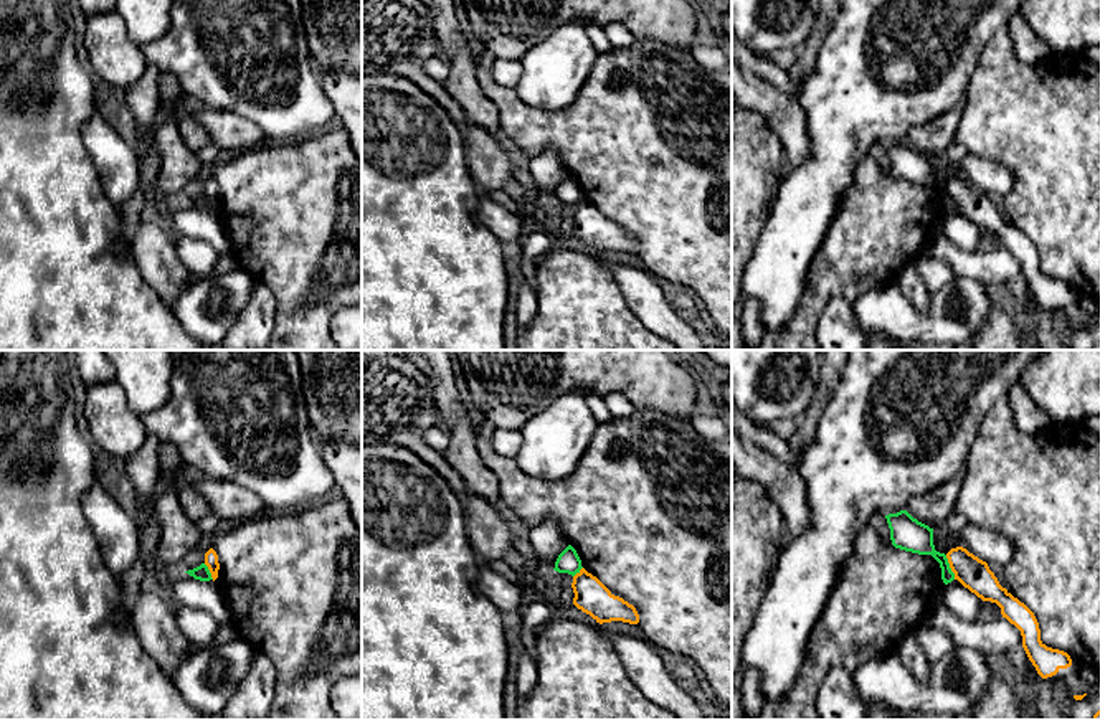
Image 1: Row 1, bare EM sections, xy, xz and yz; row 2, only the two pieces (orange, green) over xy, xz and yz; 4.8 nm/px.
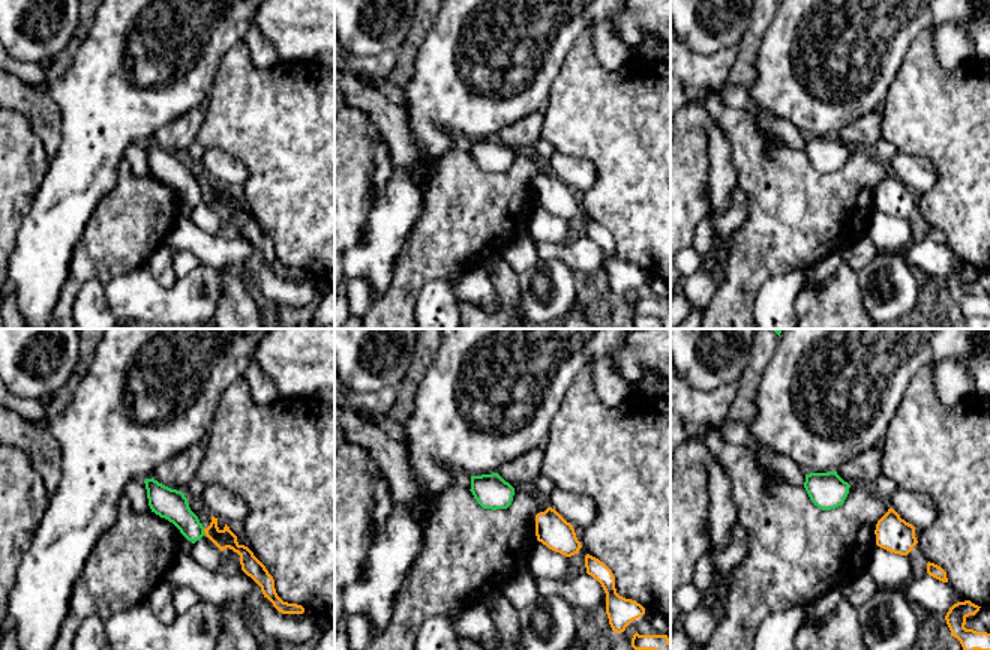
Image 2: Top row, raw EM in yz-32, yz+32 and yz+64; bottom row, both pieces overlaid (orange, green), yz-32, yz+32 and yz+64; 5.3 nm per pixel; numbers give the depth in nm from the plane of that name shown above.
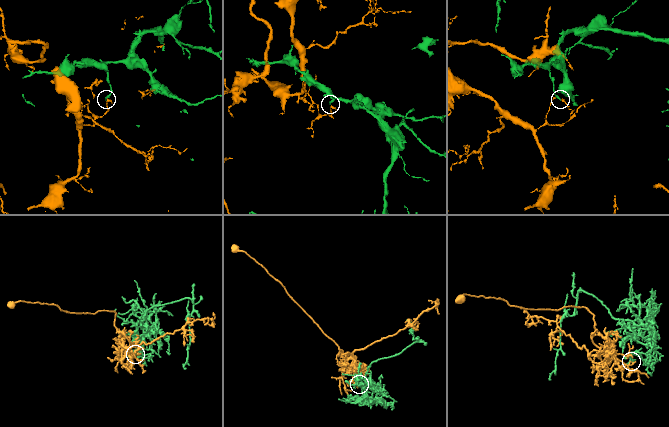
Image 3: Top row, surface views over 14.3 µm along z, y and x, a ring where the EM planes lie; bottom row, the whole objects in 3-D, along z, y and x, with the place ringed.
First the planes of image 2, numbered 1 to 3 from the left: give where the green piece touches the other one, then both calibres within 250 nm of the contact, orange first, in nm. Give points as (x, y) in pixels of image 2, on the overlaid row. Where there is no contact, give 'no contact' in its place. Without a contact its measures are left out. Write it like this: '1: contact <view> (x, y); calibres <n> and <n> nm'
1: contact yz-32 (204, 532); calibres 100 and 160 nm
2: no contact
3: no contact

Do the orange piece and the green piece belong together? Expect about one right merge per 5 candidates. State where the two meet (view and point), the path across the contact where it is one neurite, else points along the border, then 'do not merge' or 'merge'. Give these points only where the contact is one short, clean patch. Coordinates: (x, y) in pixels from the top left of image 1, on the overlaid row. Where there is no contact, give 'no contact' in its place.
yz (950, 567) | along yz (945, 555), (955, 578) | do not merge

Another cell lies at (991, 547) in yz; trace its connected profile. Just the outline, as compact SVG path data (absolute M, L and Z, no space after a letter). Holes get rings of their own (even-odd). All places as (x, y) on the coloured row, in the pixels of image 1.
M971 522L956 538L963 548L986 563L1006 566L1014 557L1014 547L1009 538Z

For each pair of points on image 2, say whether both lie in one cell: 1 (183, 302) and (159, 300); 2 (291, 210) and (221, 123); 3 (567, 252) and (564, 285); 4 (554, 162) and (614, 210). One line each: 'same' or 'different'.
1: same
2: same
3: different
4: different

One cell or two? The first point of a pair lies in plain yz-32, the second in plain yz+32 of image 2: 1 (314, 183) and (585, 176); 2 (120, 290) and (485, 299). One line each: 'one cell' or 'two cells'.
1: two cells
2: one cell

